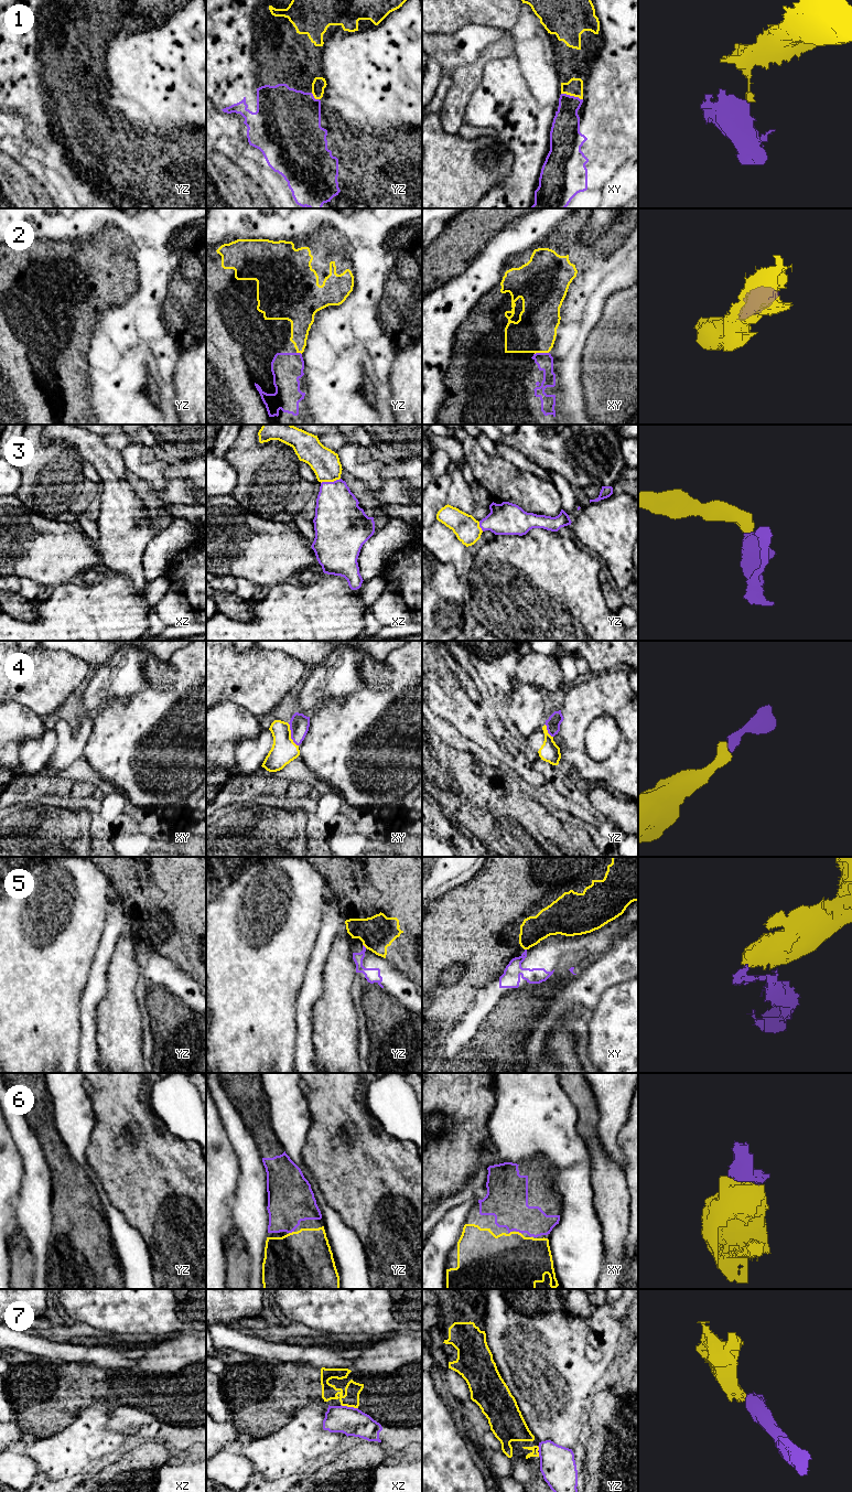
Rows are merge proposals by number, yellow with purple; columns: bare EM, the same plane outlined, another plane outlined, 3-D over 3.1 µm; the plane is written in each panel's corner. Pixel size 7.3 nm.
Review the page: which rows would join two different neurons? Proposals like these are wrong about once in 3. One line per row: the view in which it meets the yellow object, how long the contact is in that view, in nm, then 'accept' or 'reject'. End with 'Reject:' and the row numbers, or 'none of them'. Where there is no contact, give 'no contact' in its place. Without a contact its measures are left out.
1: contact in xy; length 170 nm; accept
2: contact in xy; length 110 nm; accept
3: contact in xz; length 150 nm; accept
4: contact in xy; length 180 nm; accept
5: contact in yz; length 40 nm; reject
6: contact in xy; length 50 nm; accept
7: contact in xz; length 130 nm; reject
Reject: 5, 7

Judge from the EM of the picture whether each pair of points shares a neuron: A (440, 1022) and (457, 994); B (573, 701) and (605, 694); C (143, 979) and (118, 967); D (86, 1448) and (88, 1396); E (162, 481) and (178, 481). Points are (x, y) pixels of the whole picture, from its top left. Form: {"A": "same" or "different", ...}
{"A": "same", "B": "same", "C": "different", "D": "different", "E": "different"}

